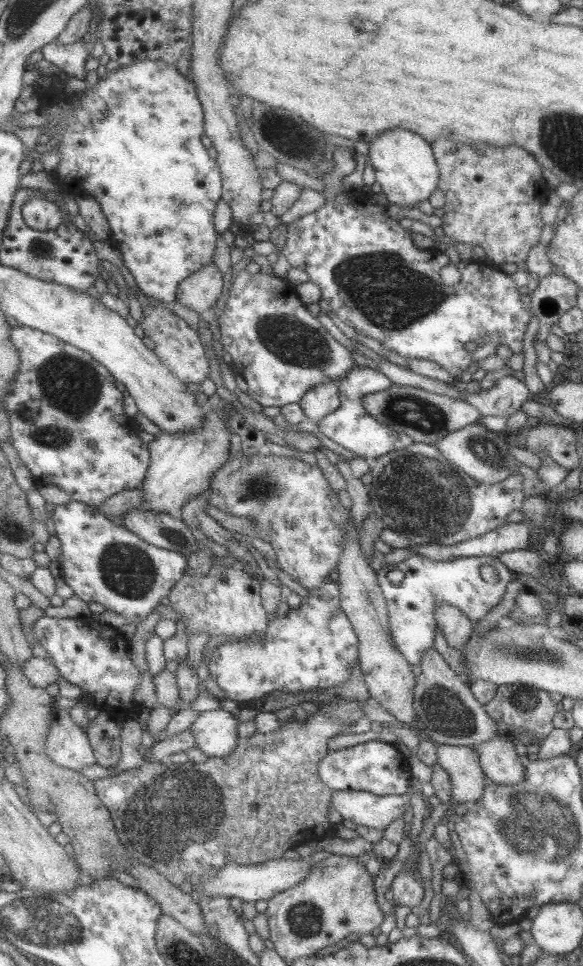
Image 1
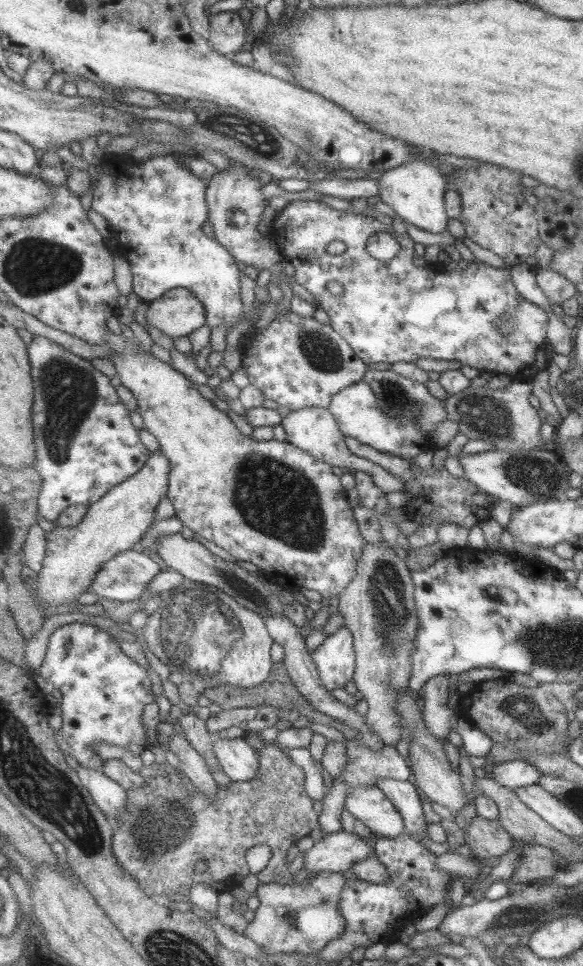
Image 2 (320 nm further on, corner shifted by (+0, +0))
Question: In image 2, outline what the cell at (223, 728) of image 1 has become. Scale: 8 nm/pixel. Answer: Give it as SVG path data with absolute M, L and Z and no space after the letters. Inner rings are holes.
M243 736L214 741L214 749L222 770L233 782L251 782L258 777L260 754Z

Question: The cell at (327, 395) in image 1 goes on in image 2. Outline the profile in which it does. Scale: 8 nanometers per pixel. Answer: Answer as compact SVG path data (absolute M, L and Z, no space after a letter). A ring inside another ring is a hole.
M305 408L299 411L290 411L283 419L282 425L287 433L287 441L307 452L310 452L315 458L321 459L323 462L329 463L338 469L344 471L353 469L363 471L369 474L372 481L384 492L402 492L405 483L397 478L394 474L387 472L382 466L373 464L364 458L355 456L346 447L344 434L338 429L337 423L334 421L333 415L327 408Z

